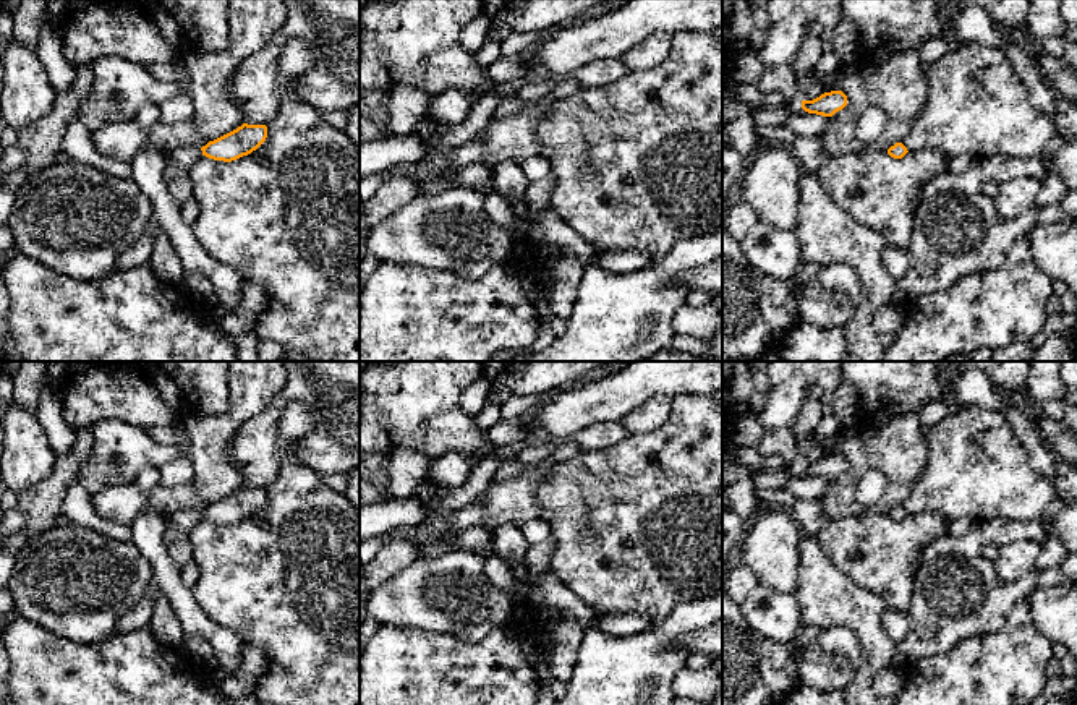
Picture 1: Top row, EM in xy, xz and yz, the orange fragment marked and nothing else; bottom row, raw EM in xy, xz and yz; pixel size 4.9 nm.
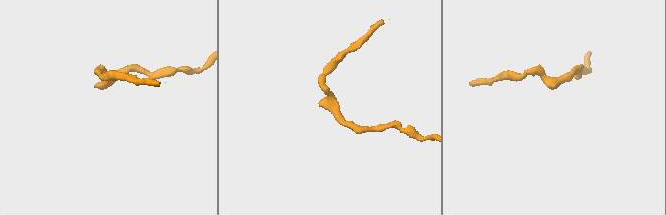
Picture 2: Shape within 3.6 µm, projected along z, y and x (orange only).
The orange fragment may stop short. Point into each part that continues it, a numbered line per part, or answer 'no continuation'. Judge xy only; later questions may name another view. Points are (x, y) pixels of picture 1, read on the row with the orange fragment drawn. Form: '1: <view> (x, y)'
1: xy (185, 158)

